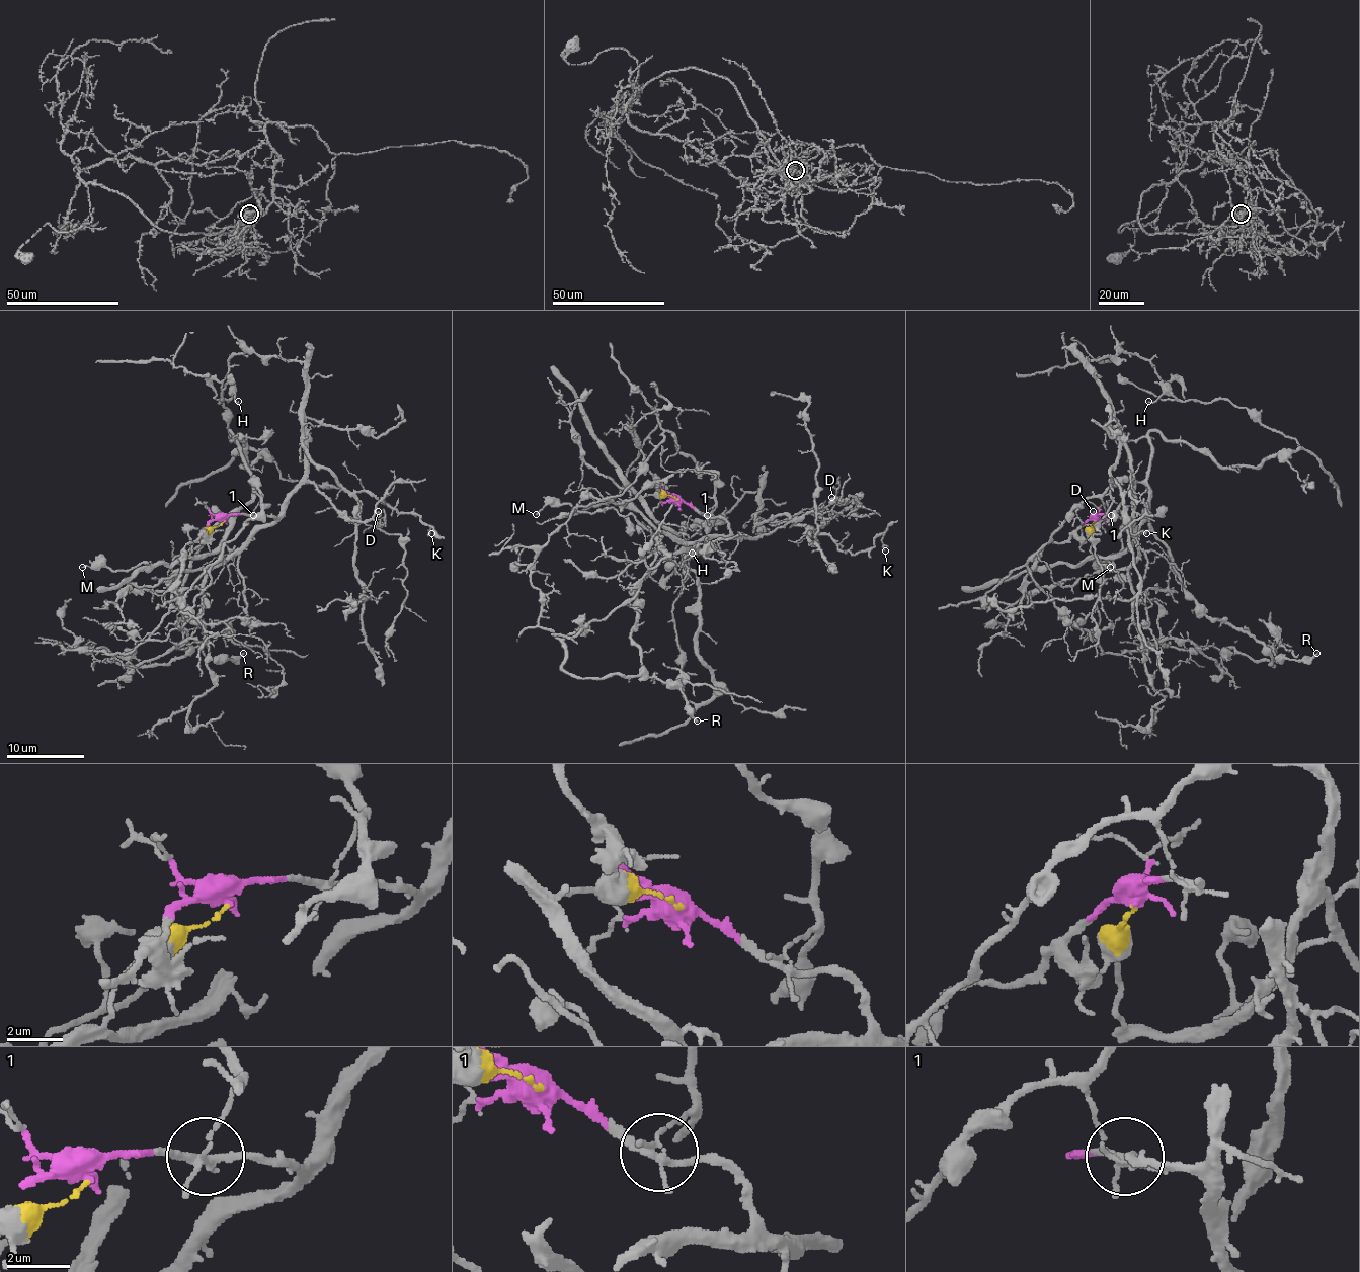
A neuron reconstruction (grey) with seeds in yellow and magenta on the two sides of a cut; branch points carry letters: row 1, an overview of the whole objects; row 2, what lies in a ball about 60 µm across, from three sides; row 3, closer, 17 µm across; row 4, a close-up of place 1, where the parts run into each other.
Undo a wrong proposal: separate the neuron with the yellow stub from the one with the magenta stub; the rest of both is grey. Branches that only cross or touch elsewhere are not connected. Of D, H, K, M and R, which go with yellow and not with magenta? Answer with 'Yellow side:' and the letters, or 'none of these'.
Yellow side: H, M, R

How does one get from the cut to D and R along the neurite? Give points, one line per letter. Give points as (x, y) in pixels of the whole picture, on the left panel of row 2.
D: (224, 520), (230, 515), (278, 517), (283, 503), (302, 484), (311, 482), (351, 520), (375, 520), (377, 511)
R: (224, 520), (192, 543), (190, 558), (209, 556), (230, 522), (196, 549), (177, 625), (211, 658), (243, 653)

